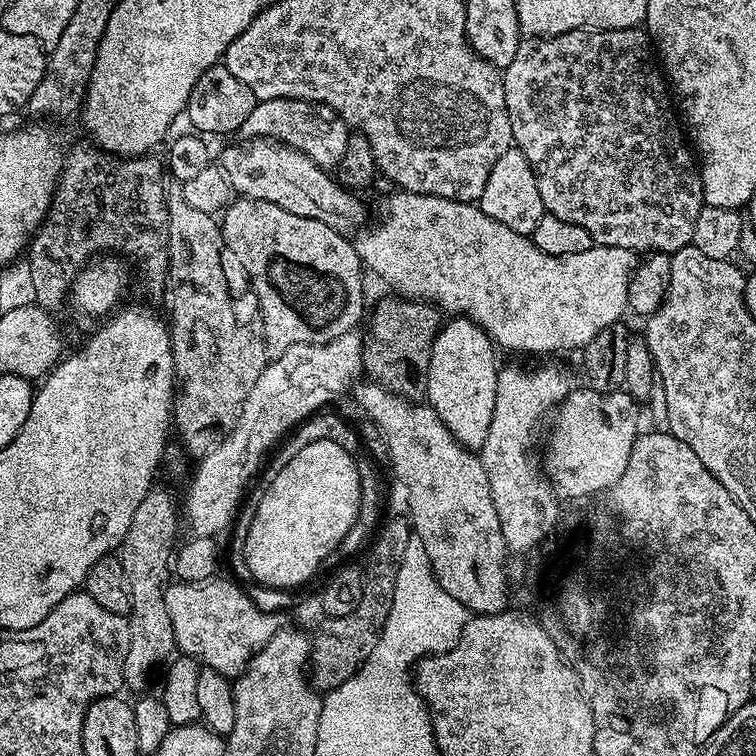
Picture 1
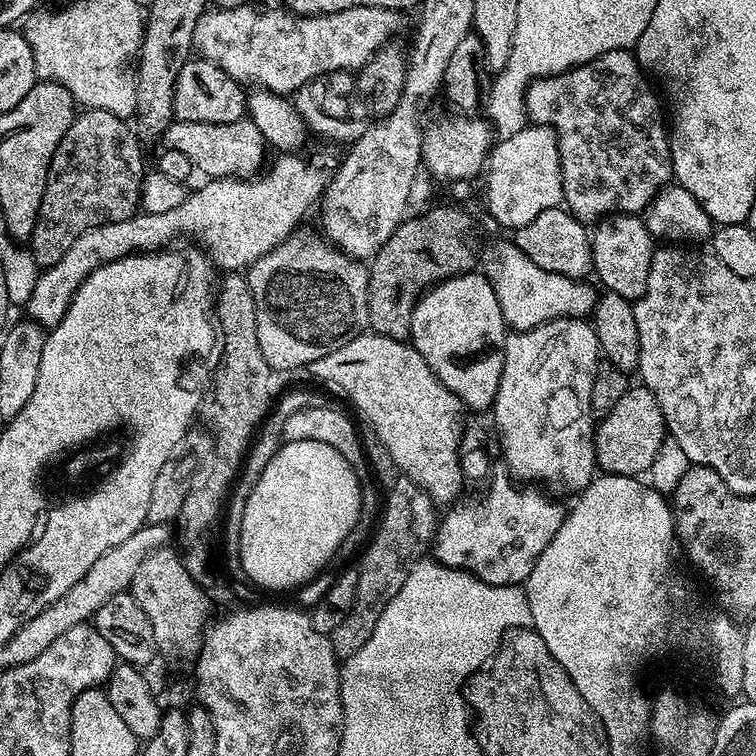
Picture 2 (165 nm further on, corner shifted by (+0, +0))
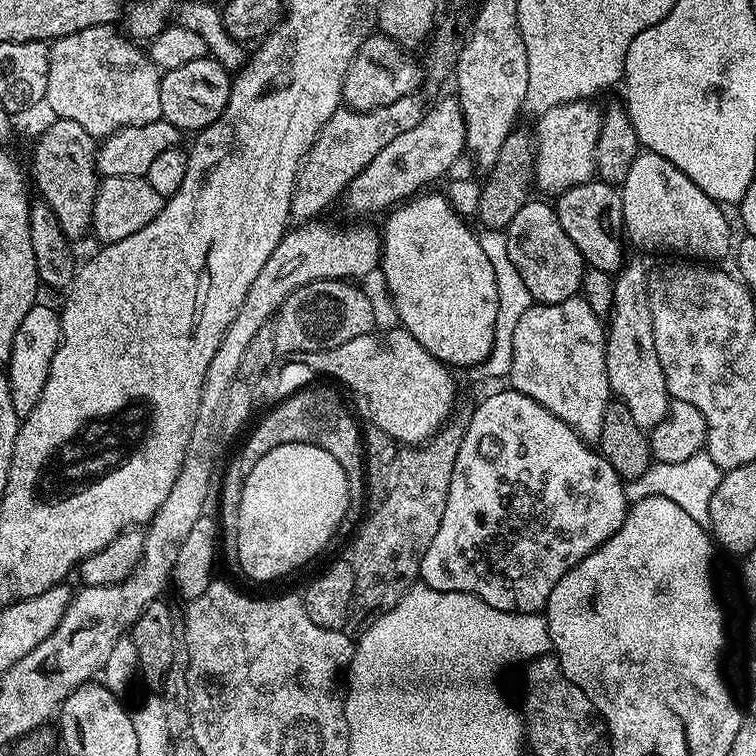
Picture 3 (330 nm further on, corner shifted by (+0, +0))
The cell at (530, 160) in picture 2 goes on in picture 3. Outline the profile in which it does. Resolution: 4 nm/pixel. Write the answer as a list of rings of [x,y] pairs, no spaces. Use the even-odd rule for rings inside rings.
[[[591,99],[571,100],[562,106],[554,106],[546,110],[535,121],[534,139],[536,141],[536,166],[534,169],[534,184],[538,189],[551,194],[559,194],[570,190],[579,184],[586,184],[596,176],[596,147],[600,133],[601,109],[592,105]]]

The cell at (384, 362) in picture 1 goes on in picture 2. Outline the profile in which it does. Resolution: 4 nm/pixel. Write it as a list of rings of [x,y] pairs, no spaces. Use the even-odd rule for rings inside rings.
[[[440,204],[437,208],[432,208],[429,212],[424,212],[421,216],[409,215],[400,225],[397,226],[394,234],[382,246],[382,250],[372,257],[367,265],[368,269],[368,328],[371,331],[382,334],[386,338],[407,341],[412,335],[412,319],[416,304],[420,301],[421,296],[432,287],[433,284],[441,284],[443,280],[449,280],[451,276],[461,276],[463,272],[471,272],[477,267],[478,252],[472,249],[472,244],[468,241],[468,235],[472,232],[472,216],[464,208],[455,208],[452,204]]]

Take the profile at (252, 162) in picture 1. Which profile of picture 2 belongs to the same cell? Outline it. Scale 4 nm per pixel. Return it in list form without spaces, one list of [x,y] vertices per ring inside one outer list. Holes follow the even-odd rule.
[[[247,118],[229,124],[174,119],[164,132],[162,144],[164,148],[186,154],[193,169],[197,173],[205,172],[205,177],[208,178],[252,178],[265,167],[266,145],[262,138],[262,130],[258,130],[258,126],[254,126],[254,122]]]

